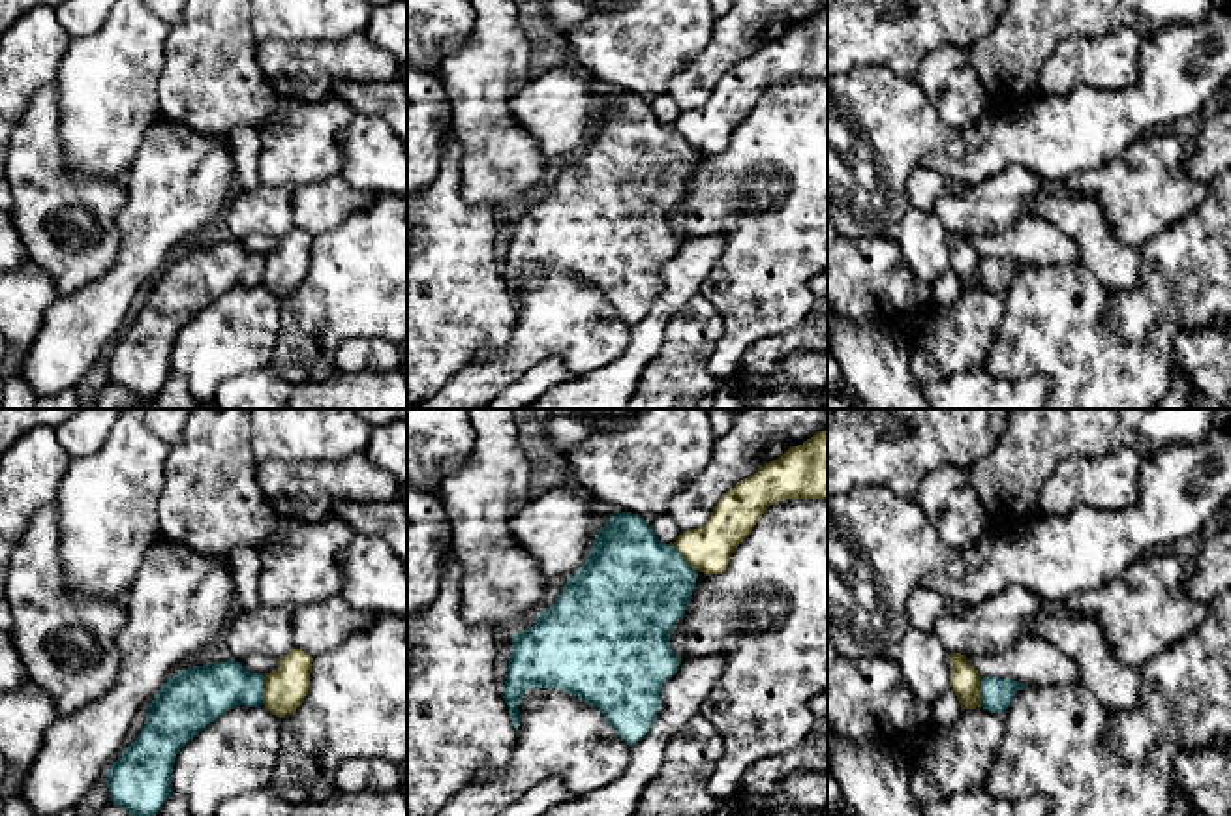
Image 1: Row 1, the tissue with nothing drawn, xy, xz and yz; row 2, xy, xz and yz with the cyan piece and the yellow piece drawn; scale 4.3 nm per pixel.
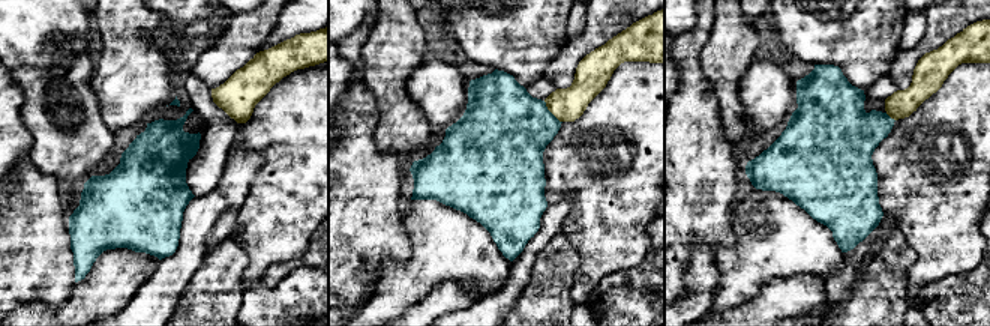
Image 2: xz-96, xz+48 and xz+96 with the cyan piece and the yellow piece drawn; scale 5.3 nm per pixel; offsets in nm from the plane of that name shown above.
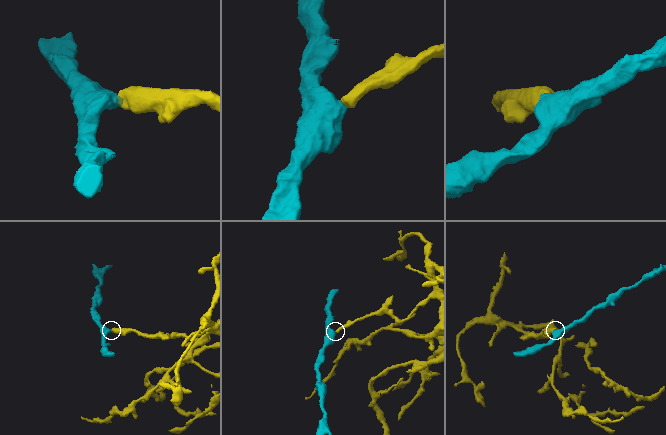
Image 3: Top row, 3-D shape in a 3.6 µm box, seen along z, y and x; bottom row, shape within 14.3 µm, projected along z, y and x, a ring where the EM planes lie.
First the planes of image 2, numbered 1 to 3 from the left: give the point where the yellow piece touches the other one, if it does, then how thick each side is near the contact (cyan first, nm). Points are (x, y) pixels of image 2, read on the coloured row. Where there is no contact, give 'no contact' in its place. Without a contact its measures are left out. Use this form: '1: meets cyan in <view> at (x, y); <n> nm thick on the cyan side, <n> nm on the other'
1: no contact
2: meets cyan in xz+48 at (549, 111); 440 nm thick on the cyan side, 180 nm on the other
3: meets cyan in xz+96 at (888, 116); 320 nm thick on the cyan side, 150 nm on the other

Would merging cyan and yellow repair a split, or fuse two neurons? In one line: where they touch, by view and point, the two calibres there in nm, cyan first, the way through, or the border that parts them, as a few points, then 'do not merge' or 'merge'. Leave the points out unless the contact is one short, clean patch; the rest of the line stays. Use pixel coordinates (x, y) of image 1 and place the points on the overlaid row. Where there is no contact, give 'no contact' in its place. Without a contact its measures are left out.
contact xy (263, 691); calibres 240 and 180 nm; border xy (261, 676), (263, 704); do not merge

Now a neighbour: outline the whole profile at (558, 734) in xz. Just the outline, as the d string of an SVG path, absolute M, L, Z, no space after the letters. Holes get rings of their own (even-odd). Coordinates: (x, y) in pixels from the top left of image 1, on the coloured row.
M531 687L518 703L509 763L462 788L433 816L497 816L550 777L559 777L576 797L585 795L625 769L629 748L593 705Z

